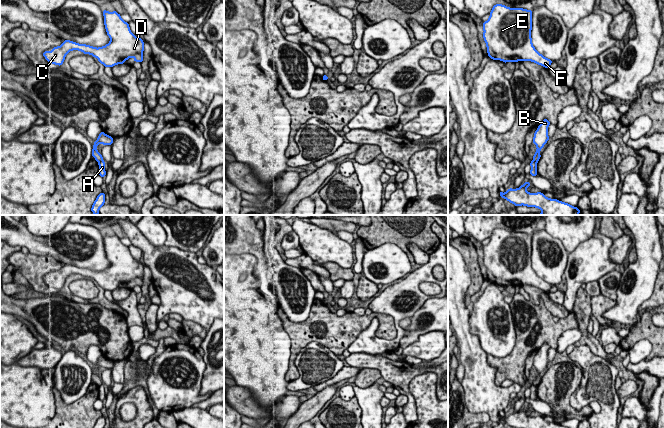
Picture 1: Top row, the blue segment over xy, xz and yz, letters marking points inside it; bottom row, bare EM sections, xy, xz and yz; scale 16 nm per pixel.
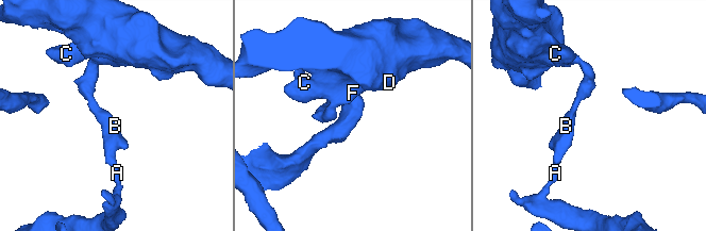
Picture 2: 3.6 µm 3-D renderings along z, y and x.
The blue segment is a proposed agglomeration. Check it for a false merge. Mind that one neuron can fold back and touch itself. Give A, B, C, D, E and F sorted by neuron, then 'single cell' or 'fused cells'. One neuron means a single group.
A / B C D E F; fused cells

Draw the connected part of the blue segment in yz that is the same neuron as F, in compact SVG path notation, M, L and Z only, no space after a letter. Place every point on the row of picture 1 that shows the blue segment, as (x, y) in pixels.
M502 4L493 6L490 17L483 23L483 38L488 56L493 60L506 62L531 61L549 68L552 60L540 54L532 44L532 10L510 8Z

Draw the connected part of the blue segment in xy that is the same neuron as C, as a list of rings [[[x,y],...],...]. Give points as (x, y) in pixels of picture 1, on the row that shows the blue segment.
[[[103,9],[104,25],[110,42],[103,47],[92,47],[65,40],[60,46],[54,47],[52,51],[45,51],[43,56],[52,64],[61,66],[66,55],[72,50],[79,50],[84,54],[96,57],[105,67],[113,67],[123,64],[133,57],[134,62],[143,61],[144,42],[136,37],[130,30],[129,24],[125,22],[116,11],[109,12]]]

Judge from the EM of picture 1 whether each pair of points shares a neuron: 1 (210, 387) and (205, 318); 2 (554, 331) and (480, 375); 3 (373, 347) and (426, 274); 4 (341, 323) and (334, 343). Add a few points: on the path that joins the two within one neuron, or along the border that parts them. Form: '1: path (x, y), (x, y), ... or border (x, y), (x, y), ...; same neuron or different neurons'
1: border (213, 321), (207, 329); different neurons
2: border (487, 355), (500, 386); different neurons
3: path (397, 338), (397, 313), (390, 302), (402, 290); same neuron
4: path (341, 328), (337, 338); same neuron

